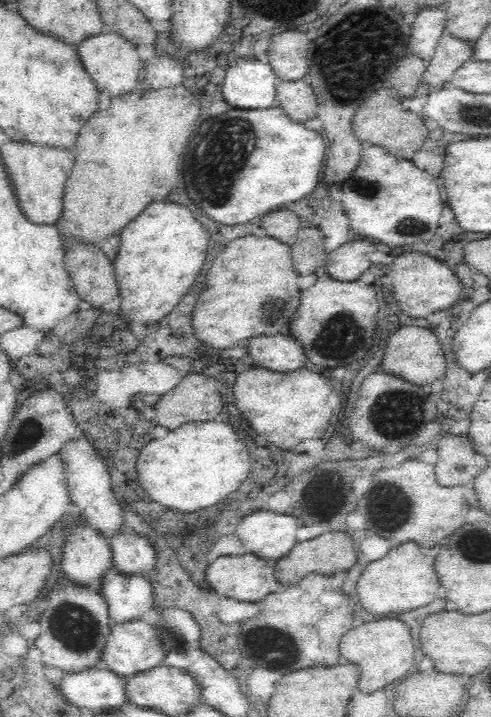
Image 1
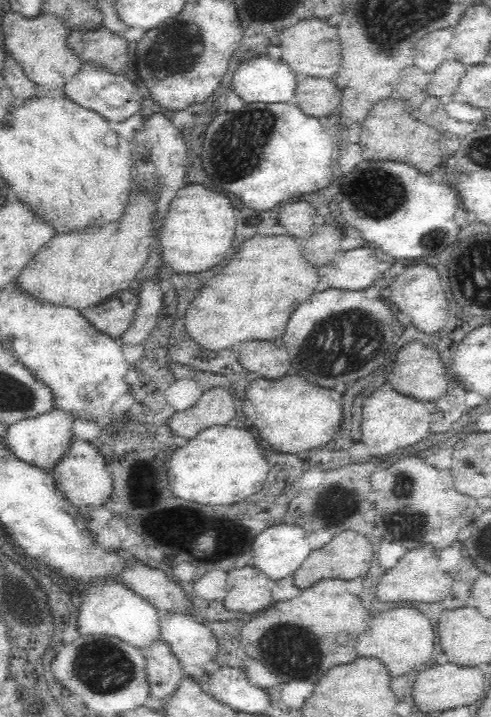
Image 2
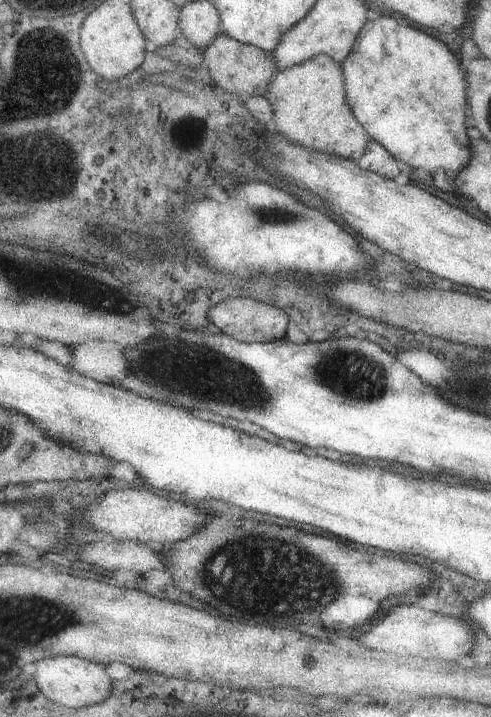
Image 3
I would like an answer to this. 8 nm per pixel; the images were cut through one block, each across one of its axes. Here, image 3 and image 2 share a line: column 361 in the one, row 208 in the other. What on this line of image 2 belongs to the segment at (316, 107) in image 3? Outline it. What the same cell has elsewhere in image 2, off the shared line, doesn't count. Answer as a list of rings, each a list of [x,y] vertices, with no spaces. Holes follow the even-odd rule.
[[[152,182],[150,186],[133,186],[131,184],[128,202],[124,204],[124,210],[118,220],[114,222],[104,222],[104,224],[94,224],[92,228],[84,230],[74,230],[74,232],[56,232],[52,240],[48,240],[24,266],[17,278],[19,285],[30,294],[33,294],[40,302],[51,302],[52,304],[66,304],[72,308],[80,310],[97,306],[116,294],[118,290],[124,290],[134,284],[139,272],[148,262],[152,244],[157,243],[157,230],[161,226],[160,221],[155,220],[159,197],[159,182]]]

